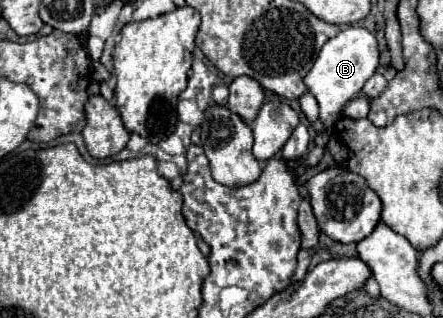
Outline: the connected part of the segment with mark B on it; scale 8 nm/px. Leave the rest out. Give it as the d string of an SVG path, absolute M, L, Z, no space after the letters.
M350 25L324 43L310 73L304 77L304 83L310 89L310 93L316 97L320 105L320 121L326 127L332 127L342 117L344 105L350 99L354 99L362 91L364 83L374 75L378 67L378 57L380 57L378 41L374 33L370 33L364 27Z

